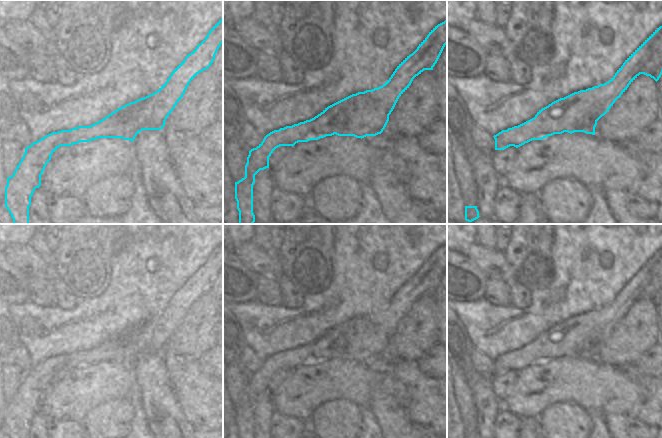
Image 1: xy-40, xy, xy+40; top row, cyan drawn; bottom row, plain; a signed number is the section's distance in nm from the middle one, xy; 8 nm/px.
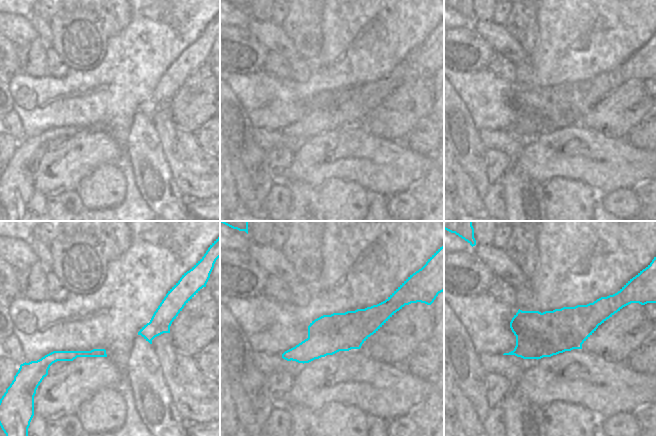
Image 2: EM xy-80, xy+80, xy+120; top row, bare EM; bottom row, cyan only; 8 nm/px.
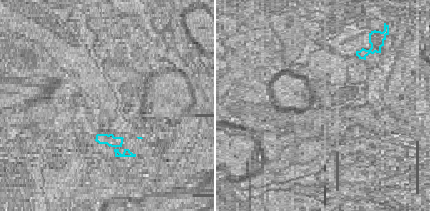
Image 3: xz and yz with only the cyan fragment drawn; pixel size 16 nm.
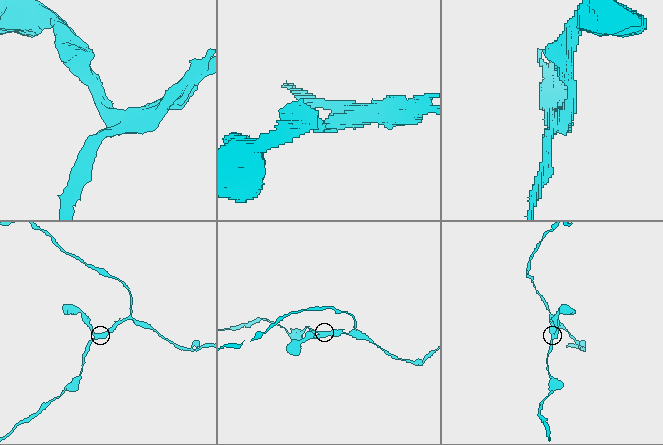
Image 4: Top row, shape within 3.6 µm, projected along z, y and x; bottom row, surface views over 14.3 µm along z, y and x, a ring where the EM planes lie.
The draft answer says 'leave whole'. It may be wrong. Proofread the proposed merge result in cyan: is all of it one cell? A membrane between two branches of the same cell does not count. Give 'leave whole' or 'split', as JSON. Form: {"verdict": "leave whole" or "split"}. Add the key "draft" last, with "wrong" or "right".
{"verdict": "split", "draft": "wrong"}

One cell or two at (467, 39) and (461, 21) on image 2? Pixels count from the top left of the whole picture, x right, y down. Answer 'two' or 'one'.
two

